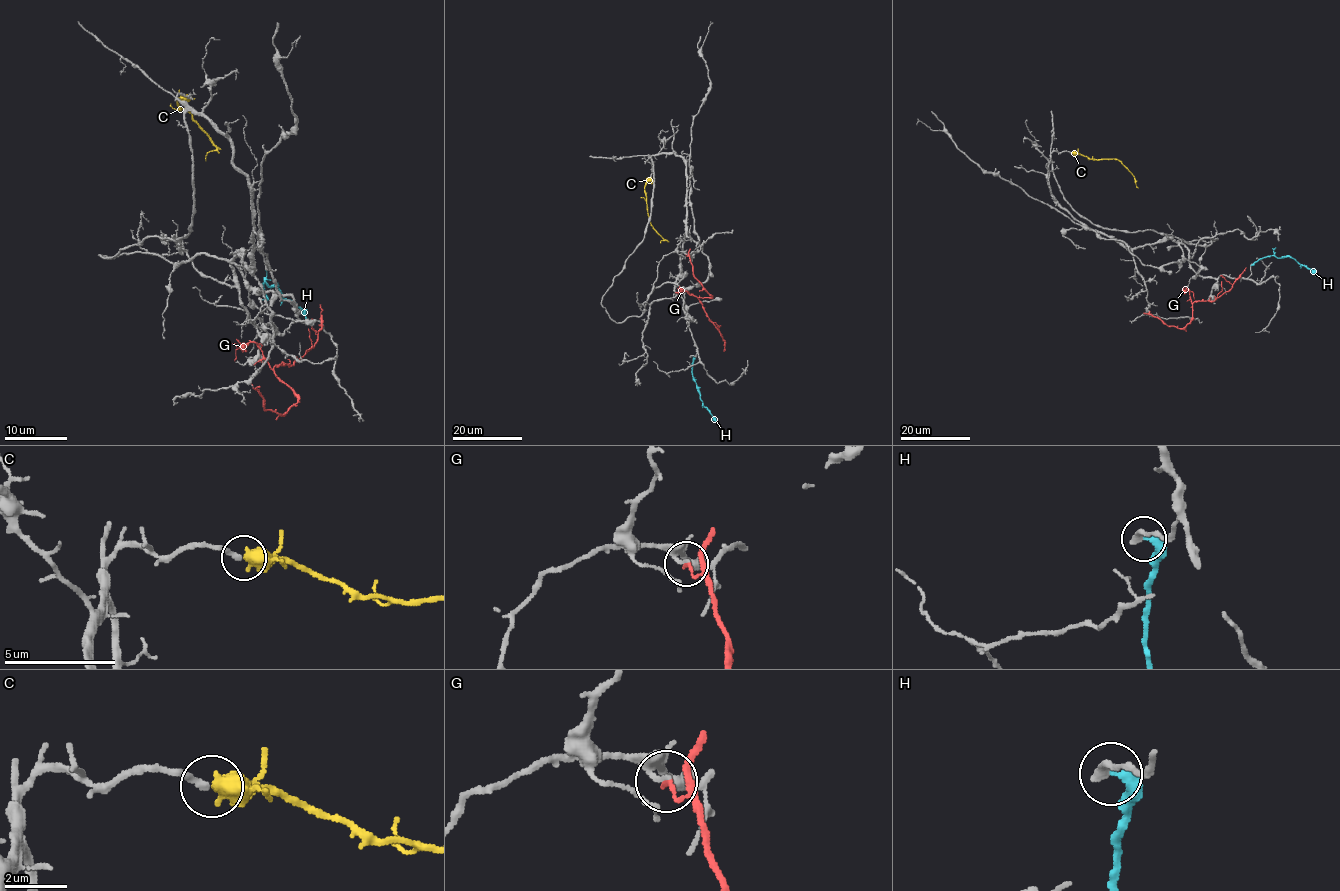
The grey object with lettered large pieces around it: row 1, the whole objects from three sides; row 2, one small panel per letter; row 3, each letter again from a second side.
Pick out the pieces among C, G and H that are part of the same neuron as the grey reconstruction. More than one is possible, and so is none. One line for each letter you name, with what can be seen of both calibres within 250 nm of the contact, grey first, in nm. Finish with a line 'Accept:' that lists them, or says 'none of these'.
C: 240 nm thick on the grey side, 480 nm on the other
Accept: C

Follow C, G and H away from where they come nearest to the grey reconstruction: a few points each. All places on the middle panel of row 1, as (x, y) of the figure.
C: (651, 177), (644, 187), (646, 210), (650, 223), (666, 240), (660, 242)
G: (686, 254), (694, 277), (711, 295), (698, 299), (724, 340), (723, 351)
H: (691, 356), (692, 378), (702, 404), (715, 421)

